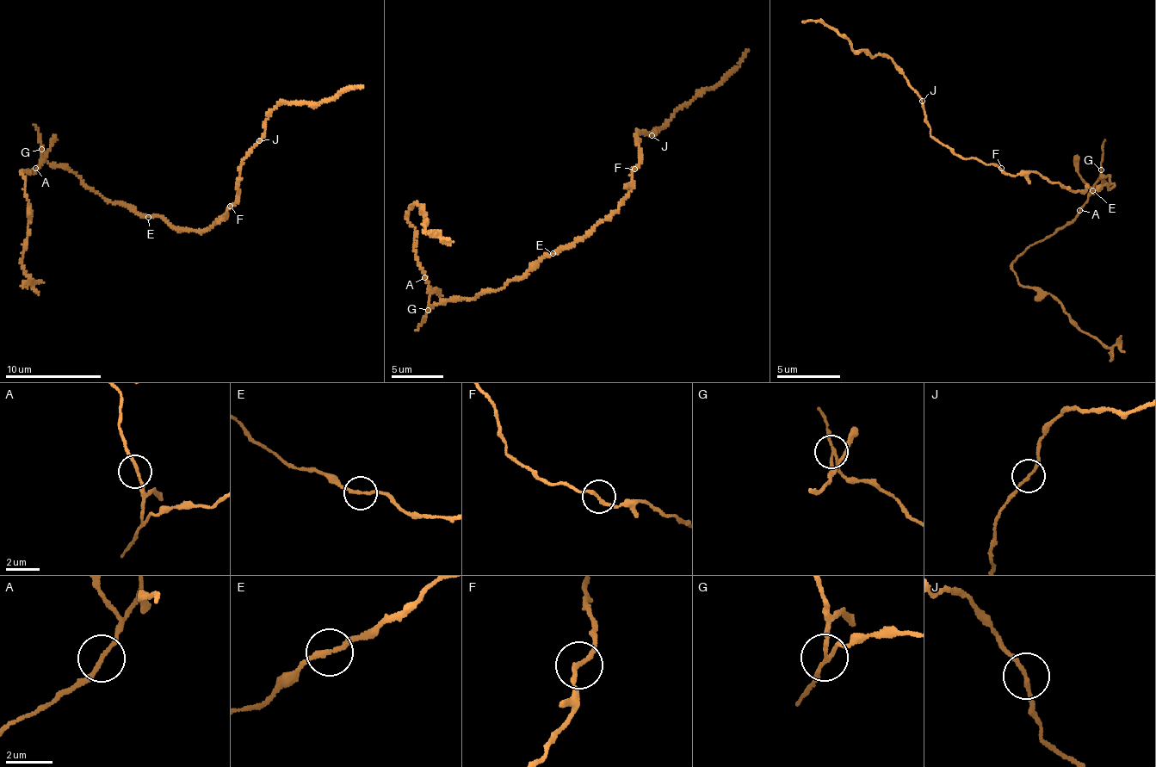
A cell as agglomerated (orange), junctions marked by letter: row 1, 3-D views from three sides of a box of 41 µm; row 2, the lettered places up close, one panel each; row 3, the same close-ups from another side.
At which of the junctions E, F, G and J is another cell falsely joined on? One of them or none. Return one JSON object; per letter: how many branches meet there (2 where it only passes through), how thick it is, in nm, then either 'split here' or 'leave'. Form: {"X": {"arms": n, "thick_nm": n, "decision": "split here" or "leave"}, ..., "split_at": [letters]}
{"E": {"arms": 2, "thick_nm": 180, "decision": "leave"}, "F": {"arms": 2, "thick_nm": 170, "decision": "leave"}, "G": {"arms": 3, "thick_nm": 140, "decision": "split here"}, "J": {"arms": 2, "thick_nm": 170, "decision": "leave"}, "split_at": ["G"]}

